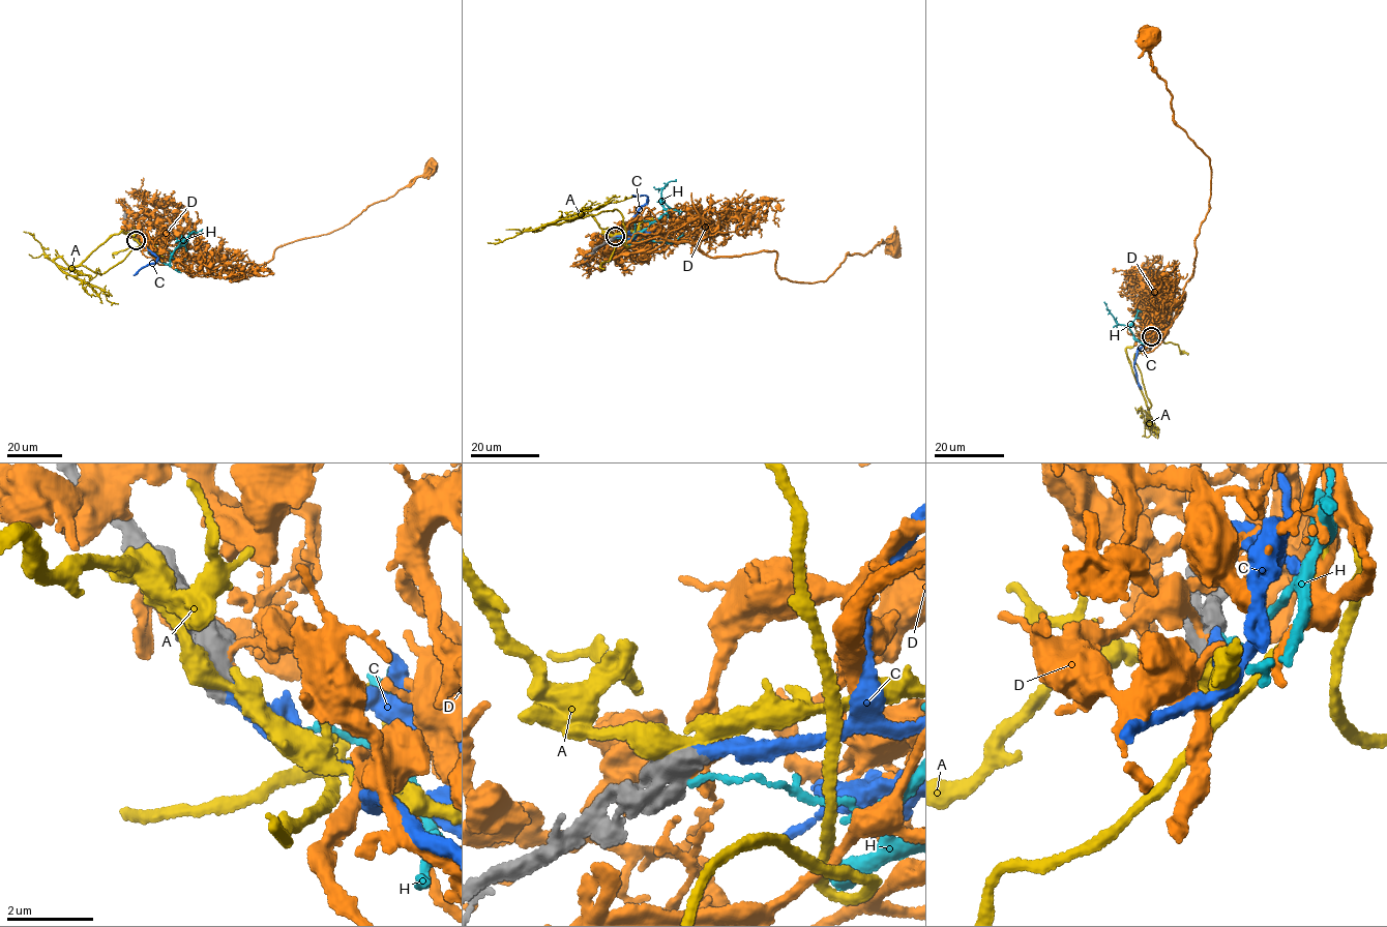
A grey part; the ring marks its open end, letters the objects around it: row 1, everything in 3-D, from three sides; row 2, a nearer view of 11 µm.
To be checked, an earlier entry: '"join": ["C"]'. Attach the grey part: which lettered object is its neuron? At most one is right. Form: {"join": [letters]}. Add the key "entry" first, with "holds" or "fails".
{"entry": "holds", "join": ["C"]}

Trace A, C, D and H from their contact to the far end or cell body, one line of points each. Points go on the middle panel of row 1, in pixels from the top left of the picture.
A: (612, 237), (602, 231), (591, 215), (548, 223), (574, 218), (588, 209), (596, 209), (631, 196)
C: (614, 236), (626, 234), (629, 222), (648, 200), (646, 196), (630, 198)
D: (614, 238), (638, 219), (655, 240), (710, 256), (776, 252), (779, 277), (812, 283), (846, 255), (890, 247)
H: (614, 238), (629, 240), (666, 212), (659, 200), (661, 190), (676, 179)

